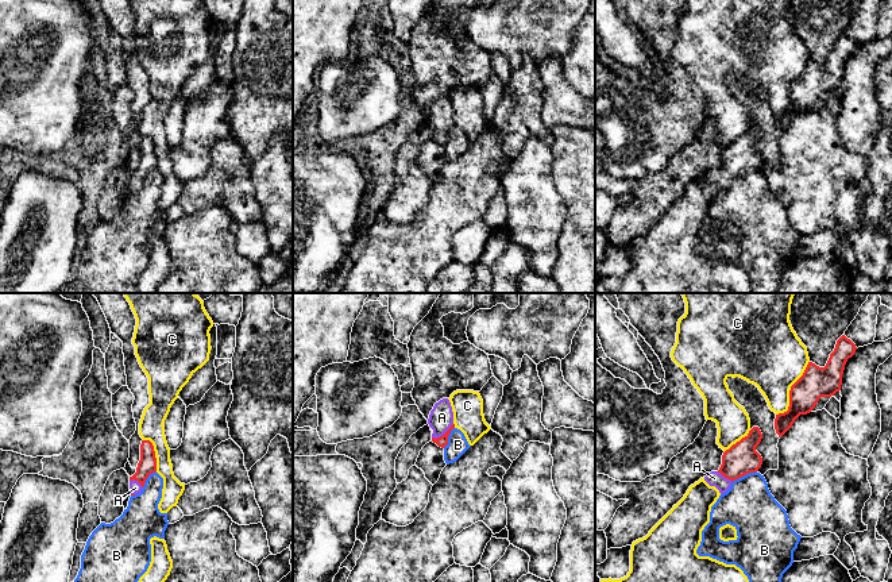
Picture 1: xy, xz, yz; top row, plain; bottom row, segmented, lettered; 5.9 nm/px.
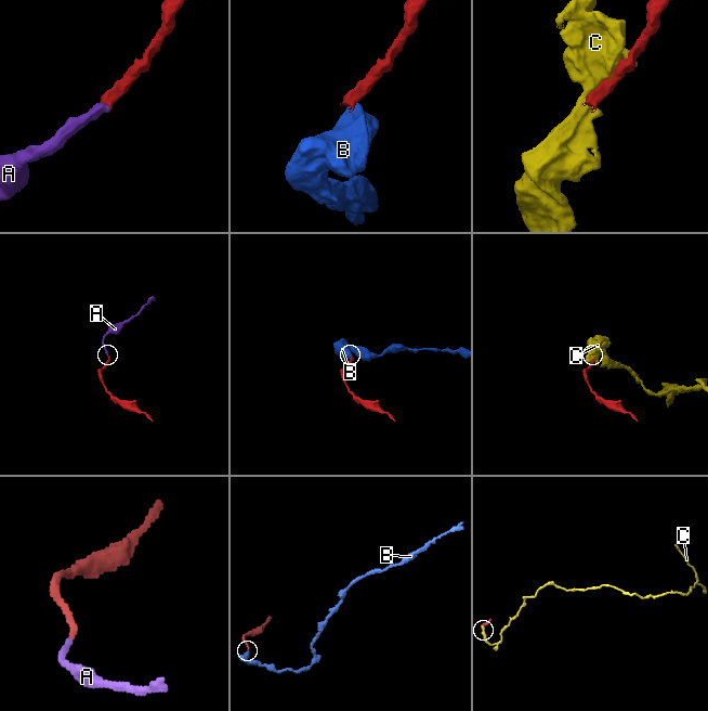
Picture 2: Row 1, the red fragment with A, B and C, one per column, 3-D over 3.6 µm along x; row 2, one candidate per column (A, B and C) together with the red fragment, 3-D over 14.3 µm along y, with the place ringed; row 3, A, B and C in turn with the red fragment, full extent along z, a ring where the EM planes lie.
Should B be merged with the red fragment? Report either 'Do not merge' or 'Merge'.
Do not merge

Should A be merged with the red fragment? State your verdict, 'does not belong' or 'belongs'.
belongs

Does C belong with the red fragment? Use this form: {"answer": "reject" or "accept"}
{"answer": "reject"}

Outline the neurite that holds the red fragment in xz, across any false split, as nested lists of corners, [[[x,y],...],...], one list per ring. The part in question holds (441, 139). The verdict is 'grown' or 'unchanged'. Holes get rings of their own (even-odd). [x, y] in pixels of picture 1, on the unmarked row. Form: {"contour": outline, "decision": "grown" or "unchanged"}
{"contour": [[[448,96],[435,101],[428,122],[433,127],[432,139],[444,146],[448,142],[451,128],[455,126],[453,109]]], "decision": "grown"}

